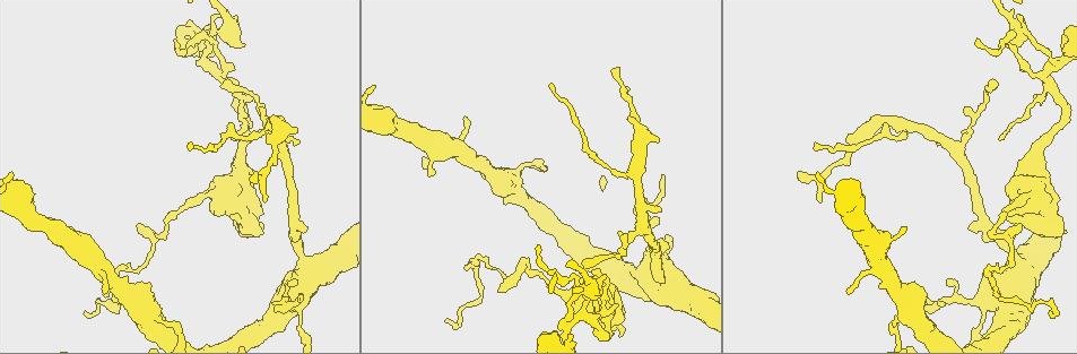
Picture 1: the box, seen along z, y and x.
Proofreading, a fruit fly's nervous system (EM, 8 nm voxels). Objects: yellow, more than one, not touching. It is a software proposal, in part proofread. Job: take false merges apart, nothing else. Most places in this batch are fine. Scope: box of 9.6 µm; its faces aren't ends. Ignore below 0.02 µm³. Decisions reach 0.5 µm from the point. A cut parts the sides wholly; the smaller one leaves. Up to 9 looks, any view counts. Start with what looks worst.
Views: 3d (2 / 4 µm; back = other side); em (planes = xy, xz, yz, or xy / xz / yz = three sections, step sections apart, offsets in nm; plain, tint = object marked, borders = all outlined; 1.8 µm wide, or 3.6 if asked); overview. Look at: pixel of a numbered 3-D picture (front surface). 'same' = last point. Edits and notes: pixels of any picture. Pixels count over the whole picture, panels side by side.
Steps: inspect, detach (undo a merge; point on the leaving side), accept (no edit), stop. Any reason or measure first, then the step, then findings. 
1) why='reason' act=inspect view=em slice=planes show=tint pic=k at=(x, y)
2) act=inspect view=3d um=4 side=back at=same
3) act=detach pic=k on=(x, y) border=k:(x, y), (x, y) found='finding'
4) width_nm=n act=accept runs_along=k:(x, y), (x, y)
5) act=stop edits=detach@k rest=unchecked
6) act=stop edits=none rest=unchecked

why='branch point' act=inspect view=em slice=planes show=plain pic=1 at=(633, 173)

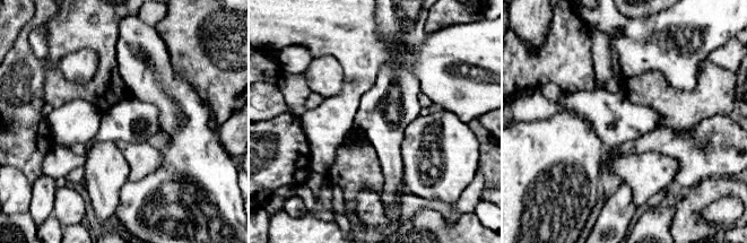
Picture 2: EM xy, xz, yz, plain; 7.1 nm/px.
why='where the object lies' act=inspect view=em slice=planes show=tint at=same

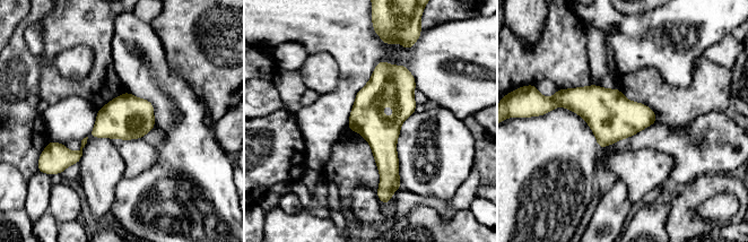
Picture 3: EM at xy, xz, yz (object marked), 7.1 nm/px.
act=accept runs_along=3:(382, 63), (383, 184) found='all the same neuron'

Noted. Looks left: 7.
why='abrupt turn' act=inspect view=em um=3.6 slice=planes show=tint pic=1 at=(645, 276)

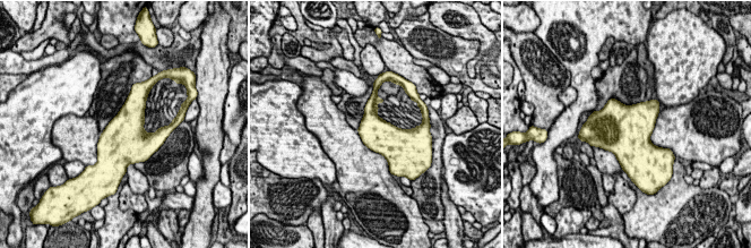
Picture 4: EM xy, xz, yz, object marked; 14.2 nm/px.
width_nm=460 act=accept found='all the same neuron'

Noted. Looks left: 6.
why='thick turns thin' act=inspect view=em um=3.6 slice=planes show=tint pic=1 at=(598, 302)

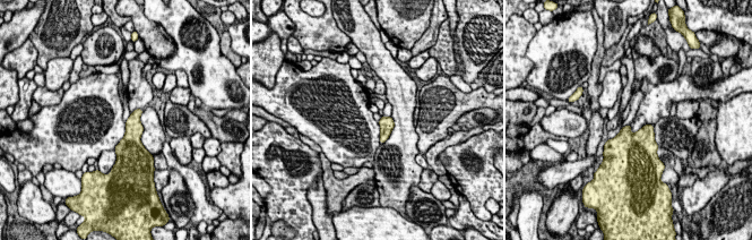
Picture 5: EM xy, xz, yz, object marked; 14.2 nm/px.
act=accept found='continuous, no second neuron'

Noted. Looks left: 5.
why='abrupt turn' act=inspect view=em um=3.6 slice=planes show=tint pic=1 at=(479, 256)

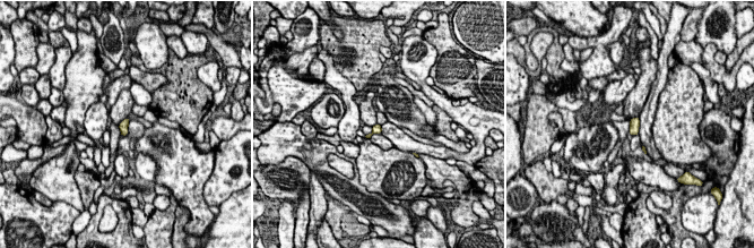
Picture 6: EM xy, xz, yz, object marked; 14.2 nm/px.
act=accept found='one neuron here'

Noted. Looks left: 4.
act=stop edits=none rest=unchecked

